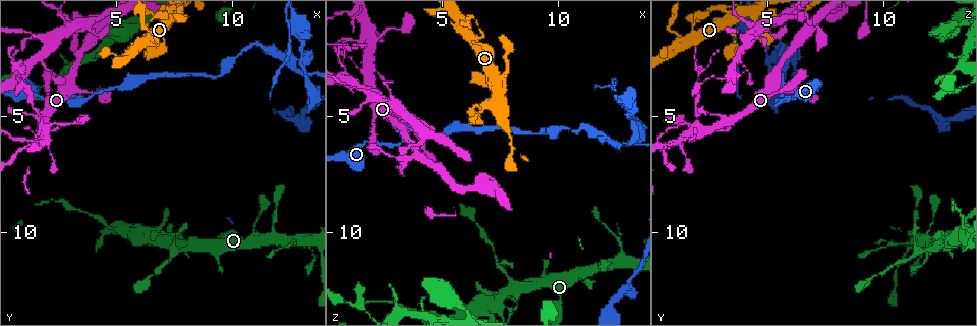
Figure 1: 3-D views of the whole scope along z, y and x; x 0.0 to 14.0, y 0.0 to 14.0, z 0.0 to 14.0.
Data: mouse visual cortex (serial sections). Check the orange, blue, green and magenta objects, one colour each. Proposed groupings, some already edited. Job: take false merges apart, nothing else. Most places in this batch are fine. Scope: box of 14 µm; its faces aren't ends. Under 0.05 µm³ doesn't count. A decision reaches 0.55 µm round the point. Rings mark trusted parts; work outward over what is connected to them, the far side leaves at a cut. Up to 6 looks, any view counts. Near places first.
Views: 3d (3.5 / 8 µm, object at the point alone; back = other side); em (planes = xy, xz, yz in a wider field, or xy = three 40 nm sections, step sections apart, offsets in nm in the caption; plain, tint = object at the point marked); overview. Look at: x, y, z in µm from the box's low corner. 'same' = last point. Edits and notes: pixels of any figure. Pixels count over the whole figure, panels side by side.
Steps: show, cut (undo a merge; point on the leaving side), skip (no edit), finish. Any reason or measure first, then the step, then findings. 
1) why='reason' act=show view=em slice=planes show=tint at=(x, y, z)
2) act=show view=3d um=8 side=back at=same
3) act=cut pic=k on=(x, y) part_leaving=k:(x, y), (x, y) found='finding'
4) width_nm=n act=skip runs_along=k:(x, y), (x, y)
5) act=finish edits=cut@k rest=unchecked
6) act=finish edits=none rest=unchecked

why='a fork' act=show view=3d um=3.5 at=(1.2, 3.8, 2.0)

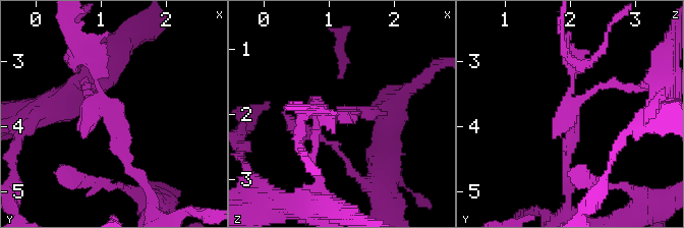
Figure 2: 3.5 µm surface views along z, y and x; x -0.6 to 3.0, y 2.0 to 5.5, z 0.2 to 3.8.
act=show view=em slice=xy step=3 show=tint at=(1.20, 3.75, 2.05)

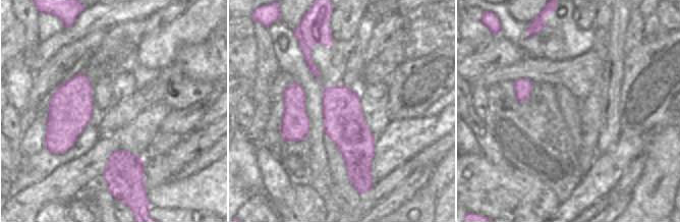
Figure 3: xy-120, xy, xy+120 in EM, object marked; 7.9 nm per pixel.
act=skip runs_along=2:(133, 171), (100, 74), (80, 58) found='continuous, no second cell'

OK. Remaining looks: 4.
why='sharp bend' act=show view=3d um=8 at=(3.5, 4.3, 5.5)

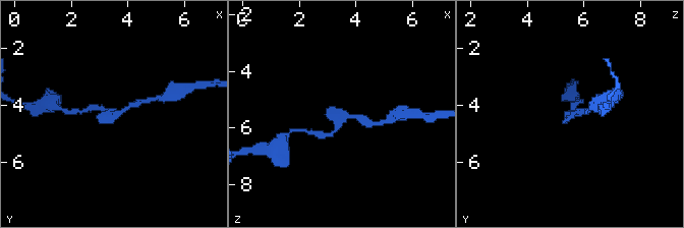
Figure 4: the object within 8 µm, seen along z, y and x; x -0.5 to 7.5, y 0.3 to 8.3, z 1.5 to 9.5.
why='shape alone is not enough' act=show view=em slice=xy step=3 show=tint at=(3.6, 4.3, 5.6)

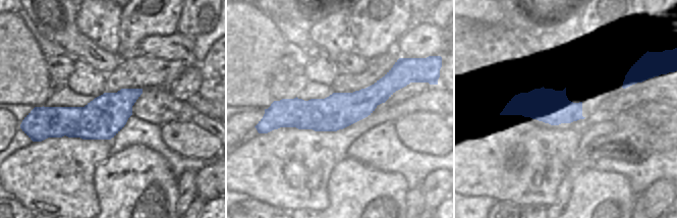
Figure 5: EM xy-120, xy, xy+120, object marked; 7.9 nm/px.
act=skip runs_along=5:(401, 83), (331, 114), (273, 118) found='all the same cell'

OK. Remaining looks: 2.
why='sudden change in width' act=show view=3d um=3.5 at=(3.4, 0.9, 6.8)

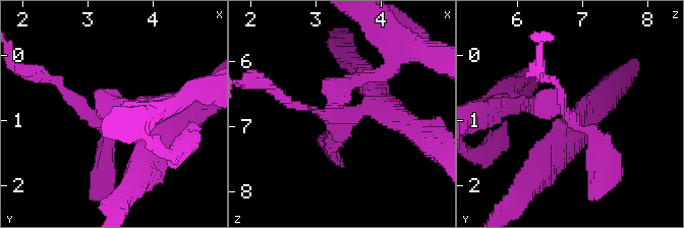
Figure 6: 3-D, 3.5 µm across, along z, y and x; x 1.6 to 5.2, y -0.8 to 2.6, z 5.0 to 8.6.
arms=4 arm_widths_nm=150,200,300,300 why='now the EM' act=show view=em slice=xy step=1 show=tint at=(3.40, 1.00, 6.85)

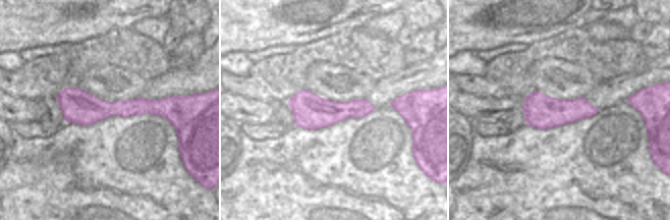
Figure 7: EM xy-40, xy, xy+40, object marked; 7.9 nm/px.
act=skip runs_along=7:(59, 97), (81, 108), (173, 103) found='one cell here'

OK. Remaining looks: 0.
act=finish edits=none rest=unchecked

